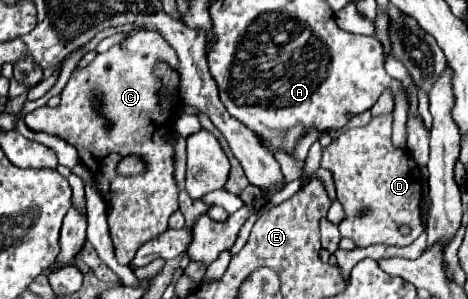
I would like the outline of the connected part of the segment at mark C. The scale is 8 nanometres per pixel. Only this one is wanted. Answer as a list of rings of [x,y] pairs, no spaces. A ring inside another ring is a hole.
[[[134,33],[124,43],[96,55],[90,65],[76,67],[60,93],[58,107],[38,107],[24,117],[32,131],[52,133],[74,145],[78,149],[80,161],[94,173],[96,185],[108,205],[110,237],[114,241],[116,259],[120,265],[130,265],[138,247],[162,235],[168,229],[168,217],[178,211],[178,187],[174,185],[174,149],[166,141],[166,135],[174,129],[172,125],[176,111],[162,111],[158,105],[160,83],[152,73],[156,61],[166,61],[176,69],[178,57],[158,33]],[[90,91],[102,95],[102,99],[106,99],[106,107],[110,107],[110,119],[114,119],[110,135],[106,135],[102,119],[94,115],[94,99],[90,99]],[[126,155],[144,157],[148,163],[146,175],[116,175],[116,165]]]

